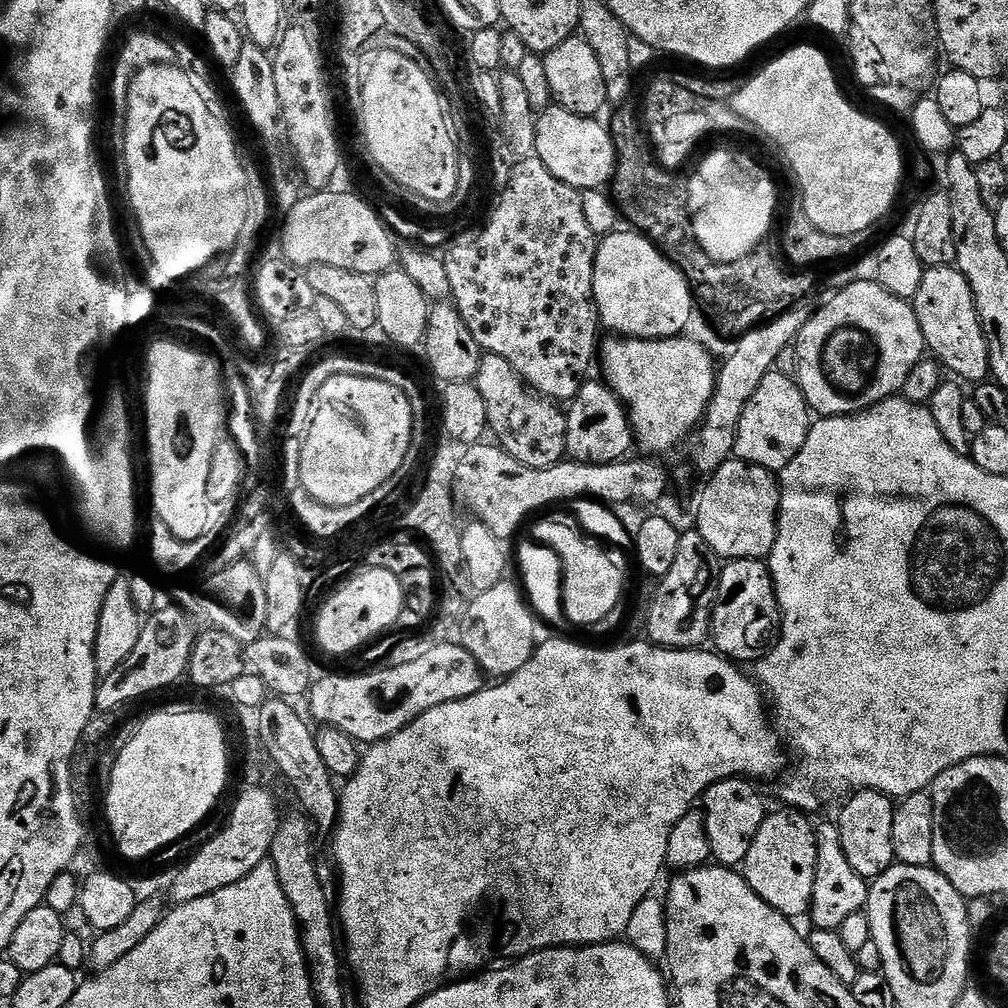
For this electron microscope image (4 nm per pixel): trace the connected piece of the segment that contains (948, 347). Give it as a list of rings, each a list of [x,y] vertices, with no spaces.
[[[956,266],[927,269],[922,278],[922,286],[918,286],[918,294],[916,299],[911,301],[911,306],[916,312],[918,326],[922,326],[927,351],[947,371],[949,368],[954,375],[961,376],[956,377],[961,381],[984,382],[989,379],[991,356],[987,334],[984,333],[975,306],[970,282]]]

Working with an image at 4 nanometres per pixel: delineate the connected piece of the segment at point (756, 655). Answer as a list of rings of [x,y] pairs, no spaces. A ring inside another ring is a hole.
[[[729,560],[720,569],[720,585],[712,608],[710,640],[719,655],[733,661],[761,660],[772,647],[780,627],[780,603],[772,571],[764,560]]]

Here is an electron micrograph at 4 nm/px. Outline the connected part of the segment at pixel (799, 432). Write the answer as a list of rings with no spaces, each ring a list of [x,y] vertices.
[[[771,371],[758,382],[758,390],[754,390],[754,398],[746,402],[746,410],[742,410],[742,418],[738,422],[736,435],[735,459],[750,462],[754,466],[762,466],[766,471],[779,474],[806,446],[808,429],[814,423],[813,413],[808,407],[799,383],[793,377],[778,371]]]

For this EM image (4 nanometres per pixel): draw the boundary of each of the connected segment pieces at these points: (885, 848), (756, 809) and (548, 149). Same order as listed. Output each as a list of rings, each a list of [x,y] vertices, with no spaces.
[[[853,792],[851,796],[843,801],[844,809],[840,812],[838,827],[840,829],[840,845],[842,850],[846,850],[846,859],[850,861],[850,866],[866,881],[873,881],[876,877],[892,867],[896,855],[894,854],[894,810],[896,804],[893,797],[887,796],[884,792]]]
[[[731,776],[722,782],[714,782],[714,786],[704,792],[702,811],[706,832],[710,834],[712,860],[721,868],[739,869],[744,865],[758,829],[768,817],[769,805],[764,805],[764,796],[756,788],[759,787],[743,776]]]
[[[553,106],[536,117],[536,155],[539,160],[562,182],[587,190],[603,189],[616,175],[616,147],[612,133],[600,125],[599,119],[579,116],[570,110]]]

